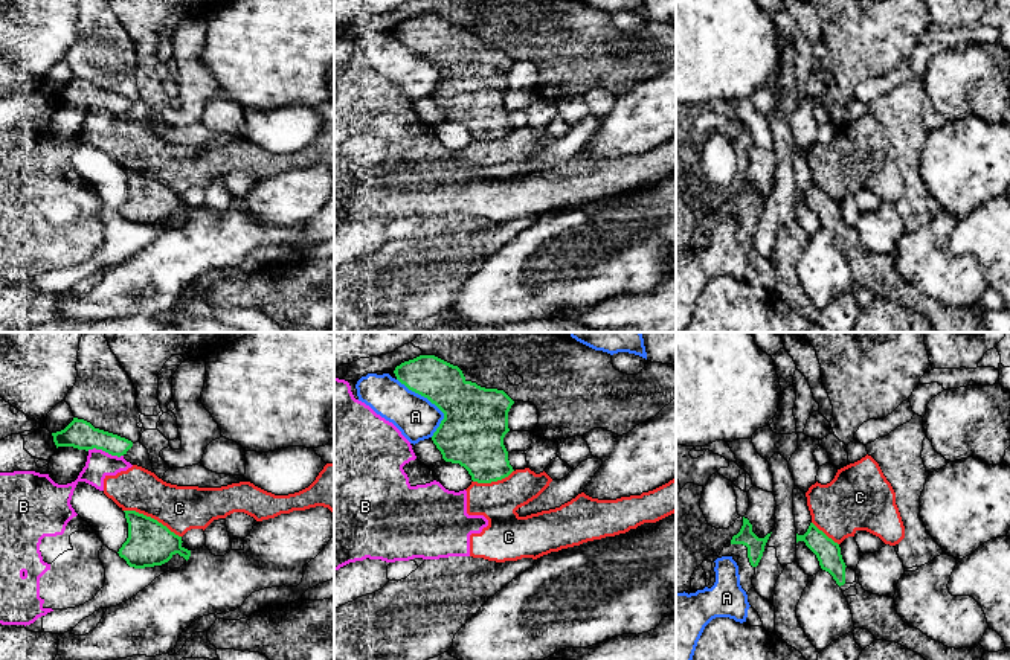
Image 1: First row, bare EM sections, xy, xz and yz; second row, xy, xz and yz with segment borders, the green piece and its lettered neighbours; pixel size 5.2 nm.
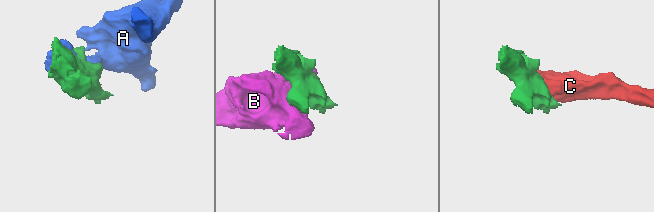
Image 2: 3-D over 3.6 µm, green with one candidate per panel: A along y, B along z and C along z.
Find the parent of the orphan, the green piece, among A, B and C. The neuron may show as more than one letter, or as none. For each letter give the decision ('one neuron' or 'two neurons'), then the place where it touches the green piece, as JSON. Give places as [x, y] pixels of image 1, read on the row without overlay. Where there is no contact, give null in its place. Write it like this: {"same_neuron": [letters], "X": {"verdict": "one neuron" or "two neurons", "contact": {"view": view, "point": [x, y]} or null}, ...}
{"same_neuron": [], "A": {"verdict": "two neurons", "contact": {"view": "xz", "point": [432, 61]}}, "B": {"verdict": "two neurons", "contact": {"view": "xy", "point": [106, 110]}}, "C": {"verdict": "two neurons", "contact": {"view": "xy", "point": [153, 177]}}}

